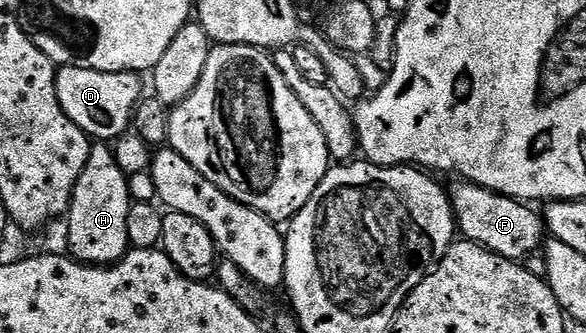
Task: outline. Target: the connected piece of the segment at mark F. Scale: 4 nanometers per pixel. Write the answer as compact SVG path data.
M459 180L458 185L449 186L450 202L454 208L456 229L465 240L483 245L488 251L498 256L516 261L525 262L526 258L535 256L544 245L544 221L541 216L533 213L529 204L505 197L473 185L471 181Z

